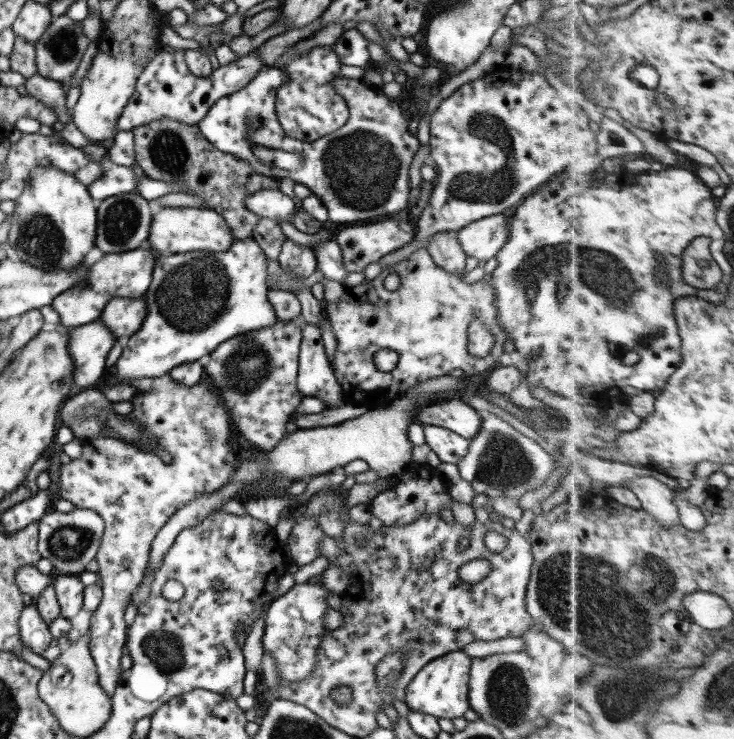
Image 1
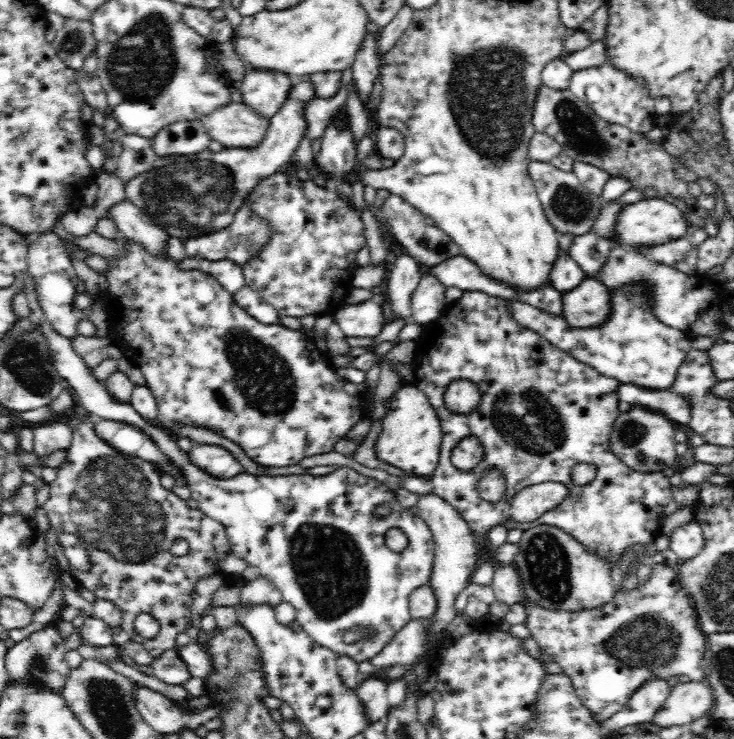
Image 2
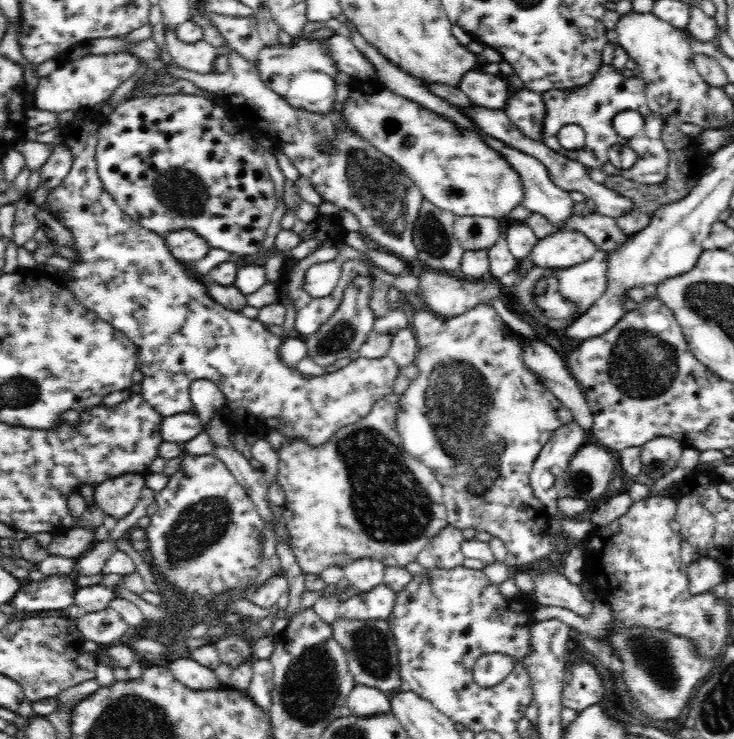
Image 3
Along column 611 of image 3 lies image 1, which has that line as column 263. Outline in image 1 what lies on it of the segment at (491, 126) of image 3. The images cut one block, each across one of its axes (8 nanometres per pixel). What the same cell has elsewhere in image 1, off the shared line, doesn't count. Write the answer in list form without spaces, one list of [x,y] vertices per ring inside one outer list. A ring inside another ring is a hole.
[[[262,189],[246,197],[246,208],[262,218],[281,221],[296,213],[296,199],[280,189]]]

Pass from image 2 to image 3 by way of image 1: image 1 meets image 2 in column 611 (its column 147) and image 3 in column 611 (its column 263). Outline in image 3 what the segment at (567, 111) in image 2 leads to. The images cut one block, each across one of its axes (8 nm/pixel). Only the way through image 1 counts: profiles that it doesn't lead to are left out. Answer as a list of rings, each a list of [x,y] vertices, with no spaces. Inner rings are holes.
[[[667,121],[662,128],[662,140],[669,152],[669,172],[666,180],[656,186],[640,184],[618,175],[608,175],[603,185],[615,190],[618,194],[630,198],[633,202],[633,211],[617,216],[616,225],[624,235],[633,235],[646,228],[653,218],[653,212],[662,205],[684,198],[696,186],[700,175],[707,168],[707,156],[700,149],[698,139],[684,135],[678,128],[677,123]]]

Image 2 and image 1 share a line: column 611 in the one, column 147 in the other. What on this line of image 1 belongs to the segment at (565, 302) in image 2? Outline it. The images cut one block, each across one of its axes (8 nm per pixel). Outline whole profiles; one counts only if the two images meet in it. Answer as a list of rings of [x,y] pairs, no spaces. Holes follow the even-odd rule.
[[[146,294],[134,298],[116,297],[110,299],[100,319],[104,321],[104,326],[116,335],[119,340],[136,334],[144,322],[146,316]]]

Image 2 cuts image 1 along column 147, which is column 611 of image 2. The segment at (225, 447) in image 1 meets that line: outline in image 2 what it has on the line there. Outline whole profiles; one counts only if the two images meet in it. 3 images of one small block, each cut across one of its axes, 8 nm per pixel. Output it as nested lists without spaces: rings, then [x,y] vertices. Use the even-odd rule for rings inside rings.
[[[464,290],[460,299],[452,302],[441,311],[434,325],[425,326],[418,341],[415,342],[415,358],[411,362],[414,371],[413,384],[424,391],[428,401],[438,413],[442,427],[442,446],[436,470],[421,479],[420,476],[404,472],[400,475],[400,484],[418,496],[434,493],[448,501],[468,523],[478,537],[498,524],[508,530],[528,530],[536,525],[548,524],[561,528],[574,540],[577,540],[588,552],[599,554],[609,560],[614,567],[628,548],[644,546],[661,535],[664,520],[664,506],[673,500],[673,486],[663,472],[643,473],[626,466],[611,451],[611,432],[618,418],[620,402],[616,391],[621,385],[619,380],[603,376],[594,368],[576,360],[571,353],[549,343],[537,332],[530,330],[512,318],[505,299],[490,296],[482,291]],[[454,380],[469,380],[482,392],[479,405],[471,417],[456,417],[444,403],[444,392]],[[464,436],[476,436],[484,449],[483,460],[471,471],[461,471],[450,460],[452,448]],[[585,462],[596,466],[596,476],[592,482],[576,485],[570,472],[576,464]],[[488,467],[498,467],[504,473],[506,493],[500,501],[488,502],[480,498],[477,487],[479,478]],[[546,481],[564,483],[570,494],[548,514],[532,520],[531,523],[519,523],[511,517],[511,500],[523,488]]]

